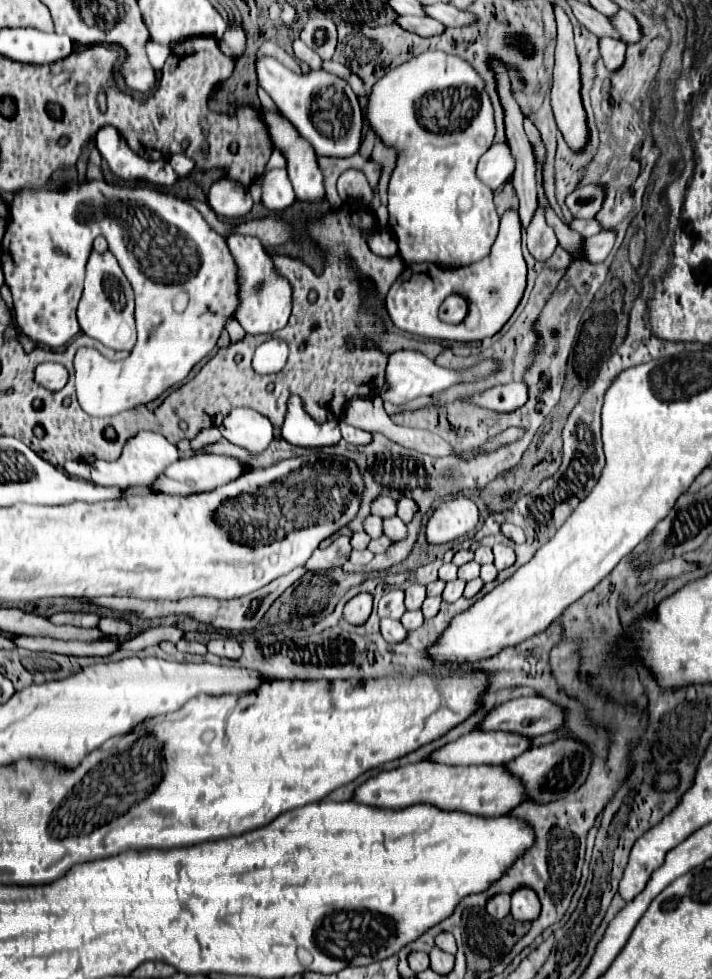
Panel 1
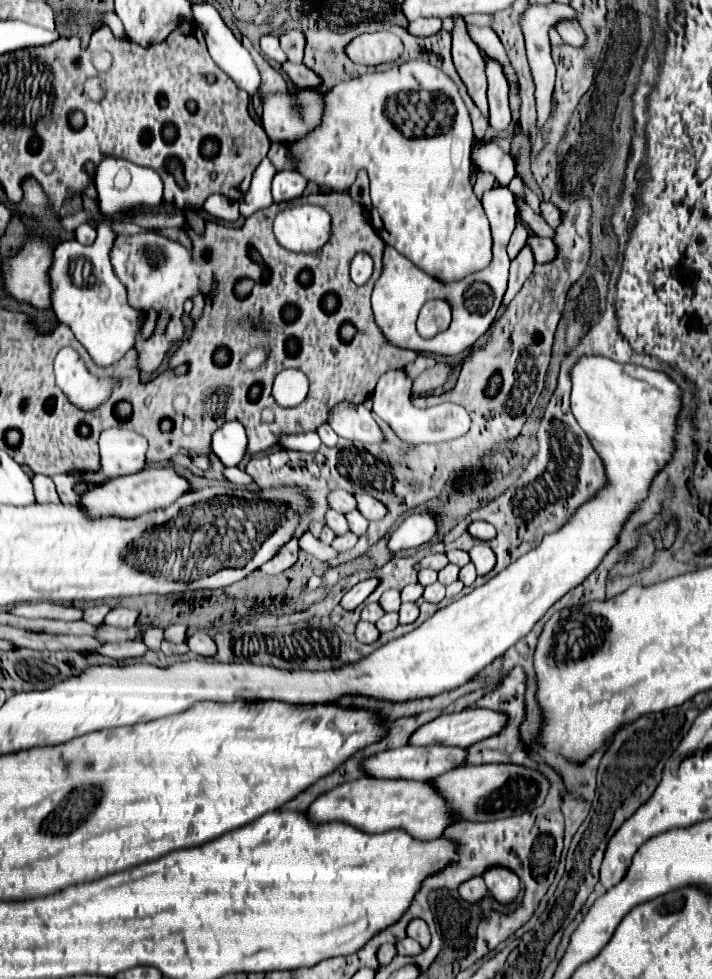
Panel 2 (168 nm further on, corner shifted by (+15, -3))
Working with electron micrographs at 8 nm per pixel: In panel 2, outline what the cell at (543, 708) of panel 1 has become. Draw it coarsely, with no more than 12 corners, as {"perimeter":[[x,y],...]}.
{"perimeter":[[490,709],[440,715],[408,745],[468,747],[500,733]]}

